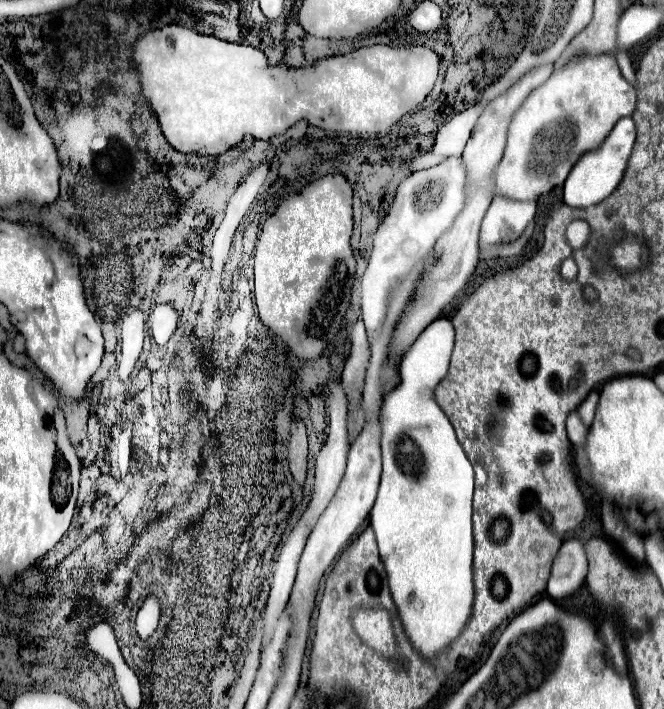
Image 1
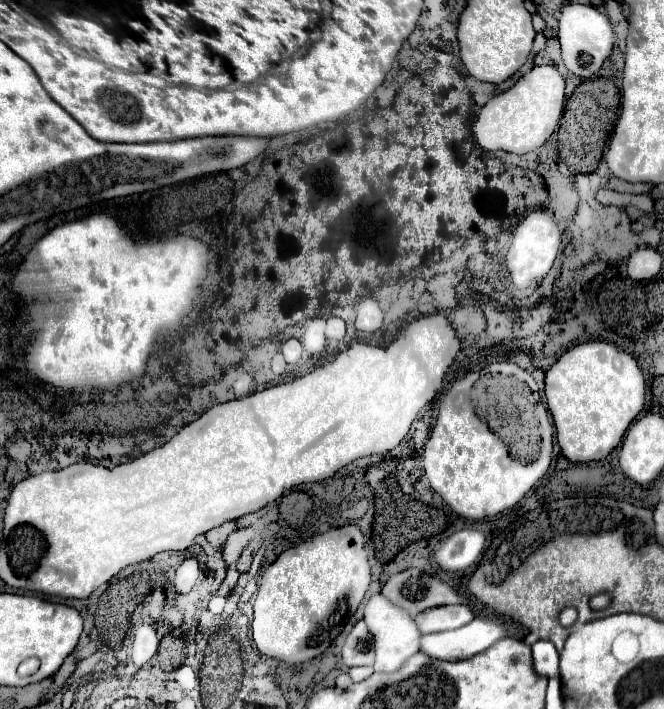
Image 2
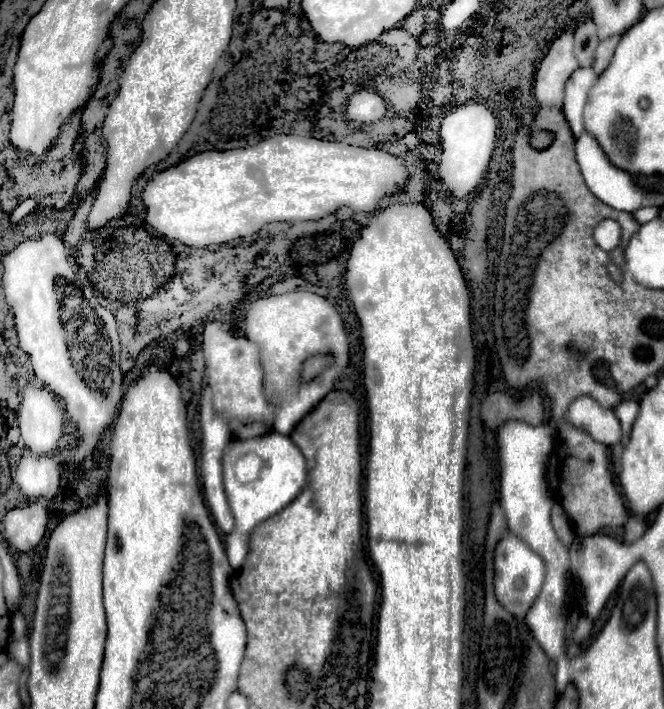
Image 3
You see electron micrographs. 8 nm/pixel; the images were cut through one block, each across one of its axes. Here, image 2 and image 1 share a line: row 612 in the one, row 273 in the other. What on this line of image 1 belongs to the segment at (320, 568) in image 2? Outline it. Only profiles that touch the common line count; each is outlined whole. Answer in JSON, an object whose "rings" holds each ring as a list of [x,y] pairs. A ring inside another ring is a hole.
{"rings":[[[326,174],[310,180],[302,192],[290,194],[280,202],[276,212],[264,222],[254,248],[256,304],[264,326],[278,334],[290,352],[302,360],[318,358],[334,334],[342,328],[342,318],[350,302],[352,276],[356,260],[350,248],[352,234],[352,186],[342,174]]]}

